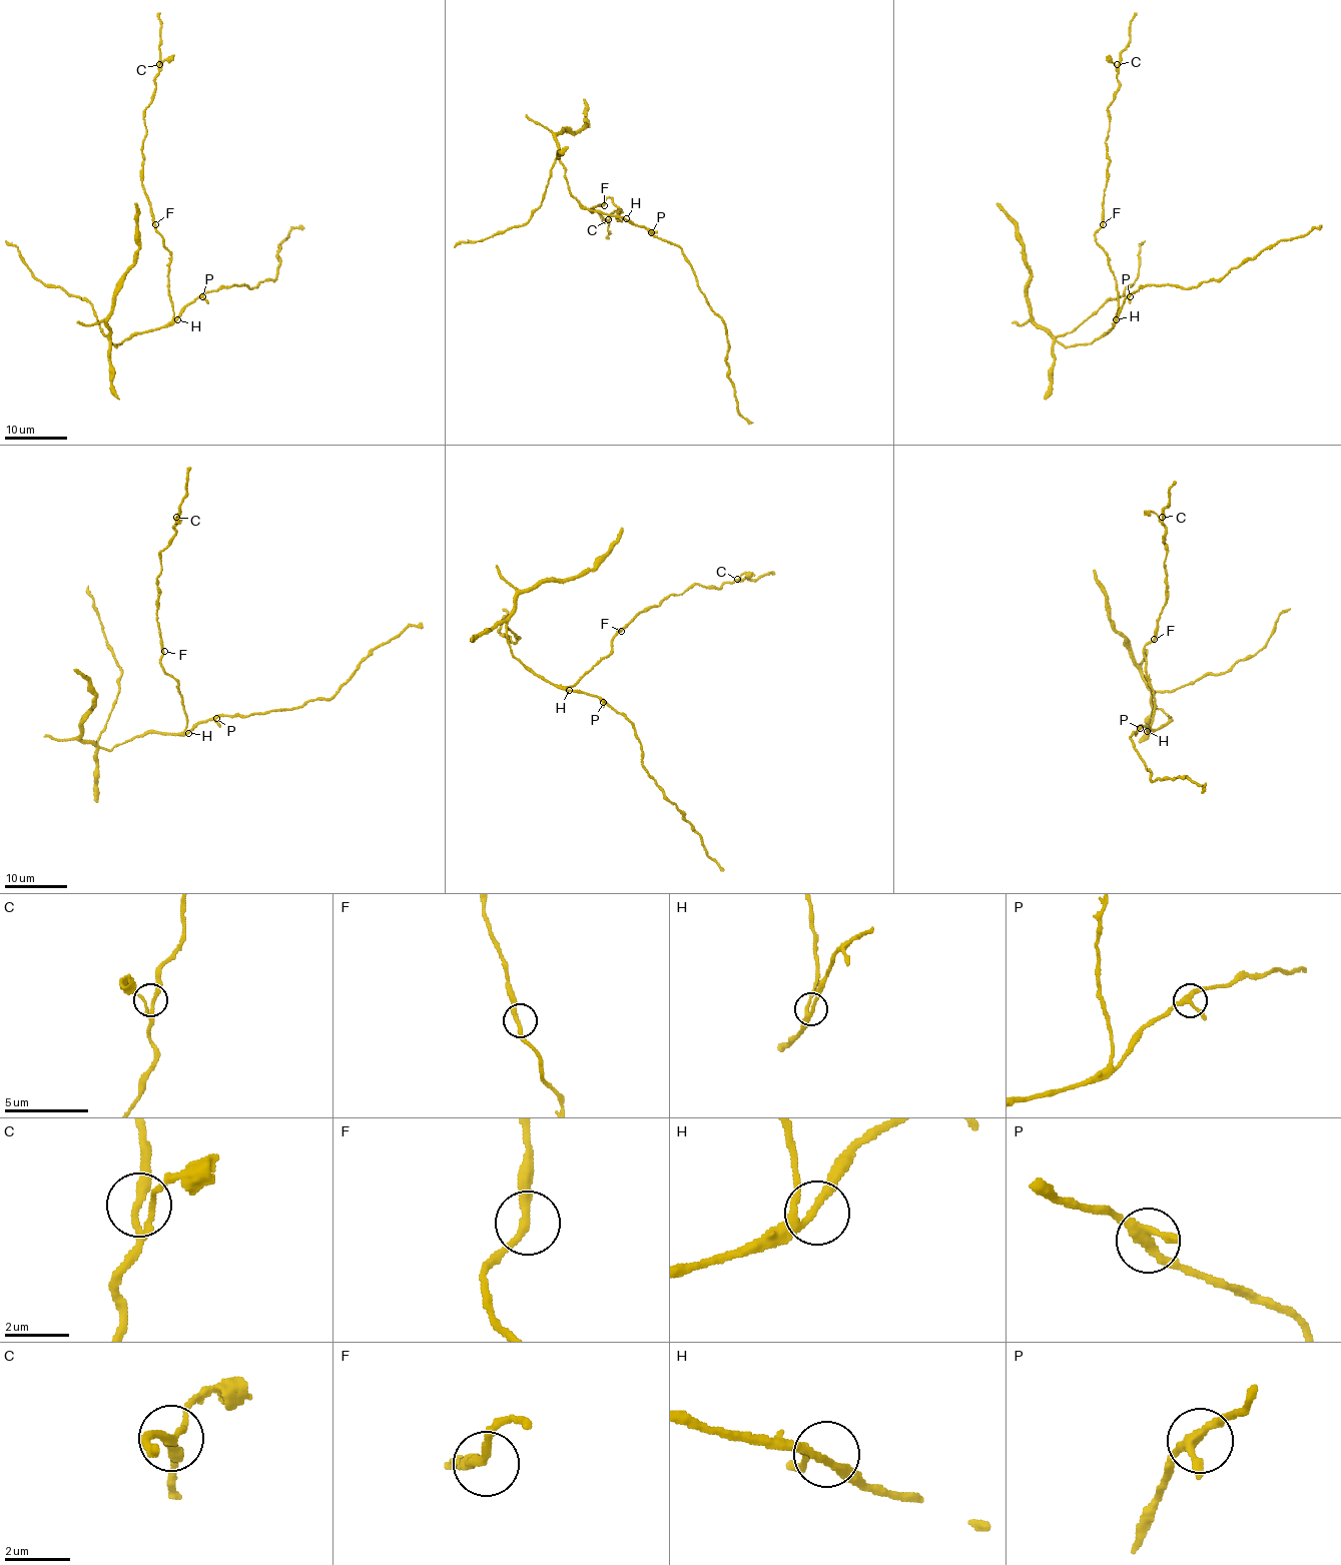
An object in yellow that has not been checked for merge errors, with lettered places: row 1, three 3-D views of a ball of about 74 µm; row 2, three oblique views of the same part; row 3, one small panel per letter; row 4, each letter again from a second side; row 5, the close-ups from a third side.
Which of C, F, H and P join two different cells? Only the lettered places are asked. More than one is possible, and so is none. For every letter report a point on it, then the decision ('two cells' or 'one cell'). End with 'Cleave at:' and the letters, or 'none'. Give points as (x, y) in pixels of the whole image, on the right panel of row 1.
C: place (1117, 64); one cell
F: place (1103, 224); one cell
H: place (1116, 319); one cell
P: place (1130, 296); one cell
Cleave at: none

